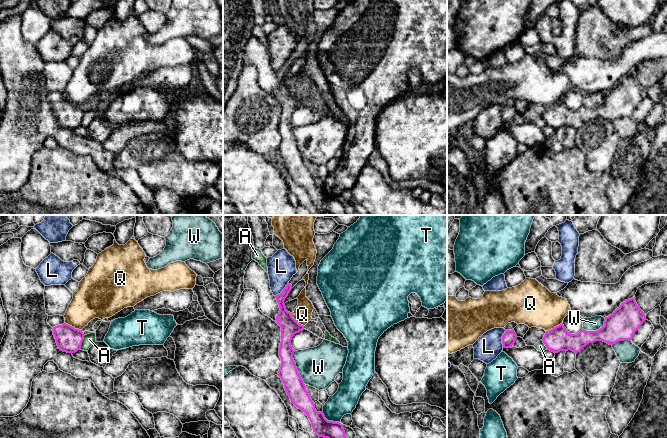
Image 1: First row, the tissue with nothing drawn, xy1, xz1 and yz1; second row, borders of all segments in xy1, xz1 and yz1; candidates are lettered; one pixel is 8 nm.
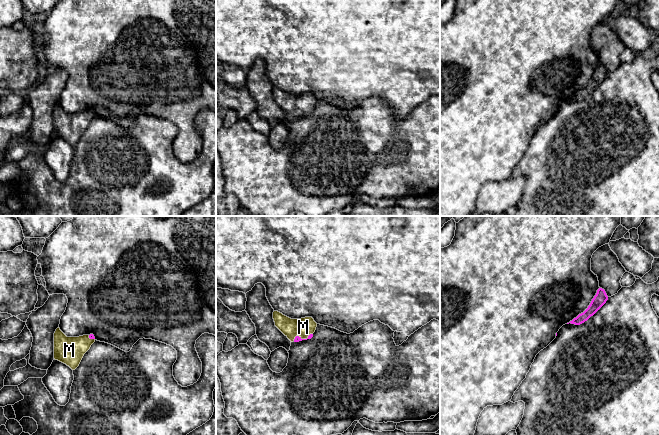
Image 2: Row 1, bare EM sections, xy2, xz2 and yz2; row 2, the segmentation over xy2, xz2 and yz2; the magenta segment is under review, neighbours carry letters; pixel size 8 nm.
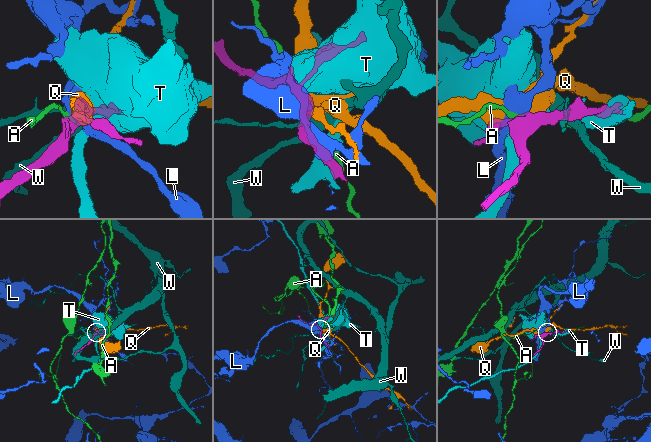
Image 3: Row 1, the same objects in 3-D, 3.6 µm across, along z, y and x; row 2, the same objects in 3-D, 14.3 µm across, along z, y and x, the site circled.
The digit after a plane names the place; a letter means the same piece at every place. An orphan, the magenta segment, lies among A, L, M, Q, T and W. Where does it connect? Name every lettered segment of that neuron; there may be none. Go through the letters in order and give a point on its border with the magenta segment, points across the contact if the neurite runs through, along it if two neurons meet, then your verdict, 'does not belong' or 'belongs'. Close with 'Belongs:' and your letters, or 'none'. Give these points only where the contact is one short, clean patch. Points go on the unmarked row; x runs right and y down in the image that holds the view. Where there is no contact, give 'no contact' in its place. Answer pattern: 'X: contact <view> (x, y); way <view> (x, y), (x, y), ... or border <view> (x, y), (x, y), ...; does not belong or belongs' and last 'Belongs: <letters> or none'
A: contact xy1 (82, 117); does not belong
L: contact yz1 (502, 115); does not belong
M: contact xz2 (302, 115); way xz2 (297, 114), (302, 115), (303, 103); belongs
Q: contact xy1 (73, 103); border xy1 (65, 98), (81, 106); does not belong
T: contact xz1 (330, 197); does not belong
W: contact xz1 (296, 144); border xz1 (294, 127), (295, 142), (305, 160); does not belong
Belongs: M

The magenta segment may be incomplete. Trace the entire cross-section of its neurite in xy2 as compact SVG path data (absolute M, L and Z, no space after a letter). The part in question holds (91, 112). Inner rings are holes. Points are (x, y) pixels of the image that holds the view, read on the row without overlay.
M58 103L54 109L54 135L75 146L94 118L93 110L67 113Z

